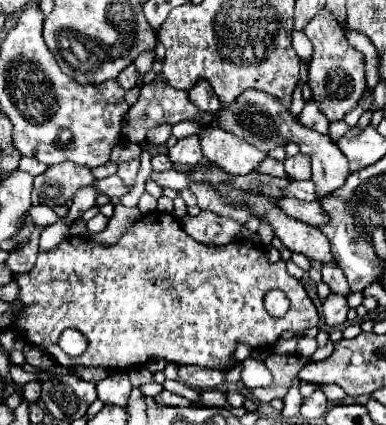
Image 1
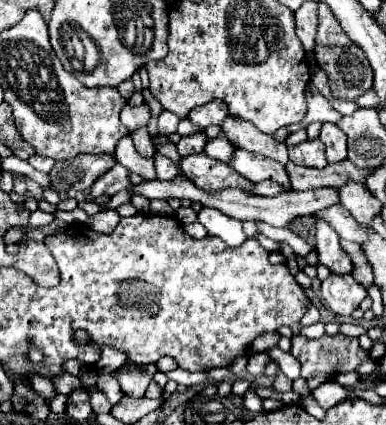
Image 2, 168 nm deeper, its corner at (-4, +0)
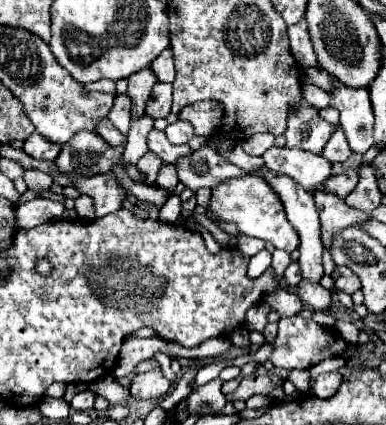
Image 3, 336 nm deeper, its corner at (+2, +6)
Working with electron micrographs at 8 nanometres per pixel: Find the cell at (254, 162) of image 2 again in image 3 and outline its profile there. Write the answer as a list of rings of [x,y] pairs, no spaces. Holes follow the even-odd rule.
[[[259,167],[259,169],[253,169],[255,175],[263,177],[269,187],[277,193],[277,197],[281,199],[283,207],[285,207],[285,215],[287,215],[287,221],[295,227],[297,235],[299,235],[299,265],[301,265],[301,273],[303,273],[303,279],[307,281],[313,281],[313,283],[319,283],[319,279],[323,277],[323,267],[321,267],[321,255],[323,255],[323,243],[321,243],[321,237],[319,237],[319,219],[317,219],[317,207],[313,203],[313,195],[309,195],[305,189],[301,189],[301,185],[297,185],[291,177],[283,175],[283,173],[273,173],[271,169],[267,167]]]

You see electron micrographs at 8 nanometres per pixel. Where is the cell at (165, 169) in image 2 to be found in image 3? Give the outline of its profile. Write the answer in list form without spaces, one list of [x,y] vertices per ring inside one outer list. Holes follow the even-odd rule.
[[[165,163],[165,165],[159,169],[159,175],[157,175],[157,181],[155,181],[155,183],[157,183],[159,187],[163,187],[163,189],[173,189],[173,187],[179,183],[179,179],[177,179],[177,167]]]

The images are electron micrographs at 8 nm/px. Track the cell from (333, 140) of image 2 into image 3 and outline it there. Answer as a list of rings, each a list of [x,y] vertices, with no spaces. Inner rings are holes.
[[[337,127],[335,133],[331,135],[331,139],[327,141],[325,149],[321,151],[321,157],[325,157],[325,159],[331,161],[331,163],[337,163],[337,161],[343,163],[343,161],[347,161],[349,155],[351,155],[351,153],[349,153],[349,145],[347,145],[347,141],[345,141],[343,129]]]

